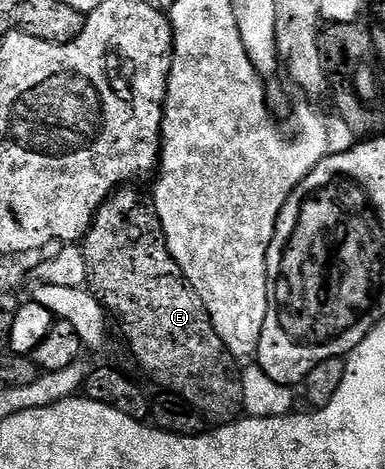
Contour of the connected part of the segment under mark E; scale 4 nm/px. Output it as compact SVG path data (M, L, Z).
M123 186L118 188L117 191L111 192L110 197L98 208L98 213L95 214L93 222L90 223L90 228L86 231L80 247L84 254L84 262L88 266L88 278L86 279L86 283L89 291L97 296L102 307L106 309L107 313L109 313L113 319L114 316L118 319L118 324L122 327L122 336L126 339L126 344L130 347L130 352L134 355L135 362L162 387L162 390L177 396L180 400L186 400L192 407L197 408L198 411L203 414L209 414L211 417L213 417L212 415L218 416L217 423L219 425L232 424L235 420L239 419L244 412L242 407L242 403L244 402L244 390L242 389L240 368L234 365L237 364L236 357L224 346L220 334L216 334L216 330L212 326L210 315L204 306L204 302L200 298L200 294L196 294L196 290L188 282L188 278L182 273L178 263L172 258L172 254L168 250L166 239L162 233L160 218L158 217L158 211L154 205L151 193L149 191L141 192L138 186Z

